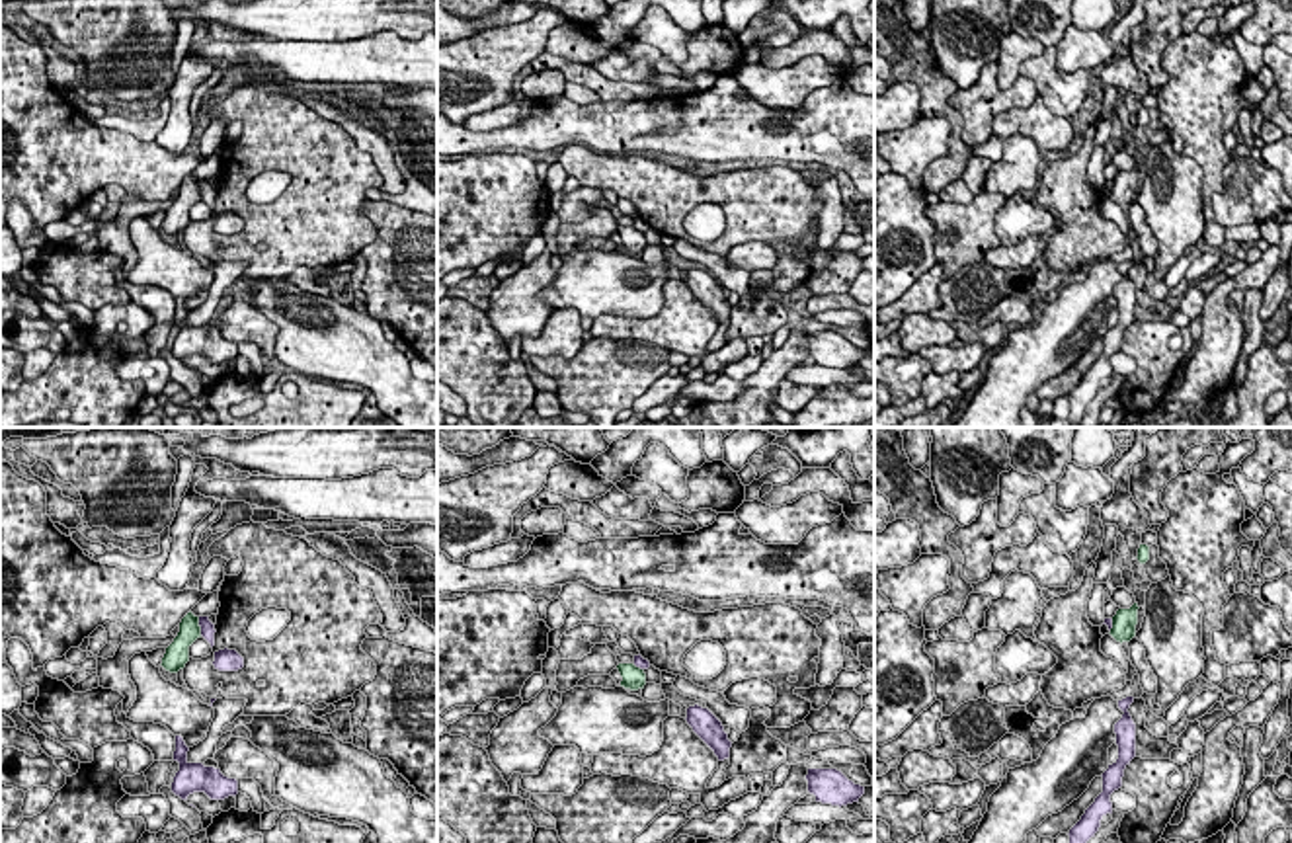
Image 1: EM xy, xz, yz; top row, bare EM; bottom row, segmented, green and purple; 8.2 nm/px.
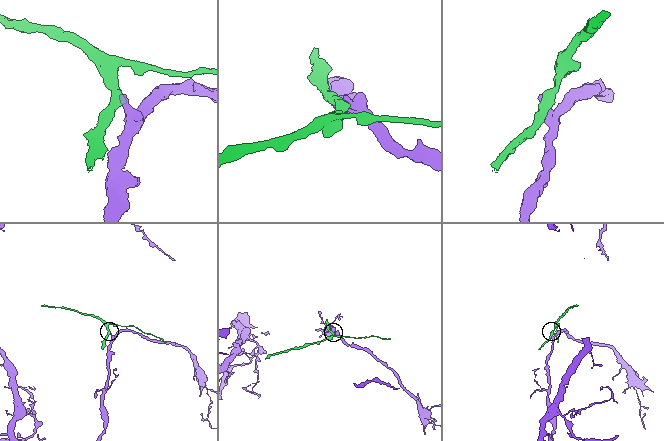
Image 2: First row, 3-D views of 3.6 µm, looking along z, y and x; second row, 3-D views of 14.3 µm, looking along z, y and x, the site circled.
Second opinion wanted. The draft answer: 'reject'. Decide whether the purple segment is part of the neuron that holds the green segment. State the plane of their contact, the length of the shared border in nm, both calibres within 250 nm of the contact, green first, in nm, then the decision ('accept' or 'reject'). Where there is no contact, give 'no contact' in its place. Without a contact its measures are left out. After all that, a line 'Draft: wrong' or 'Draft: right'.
contact in xy; length 160 nm; calibres 180 and 130 nm; reject
Draft: right

